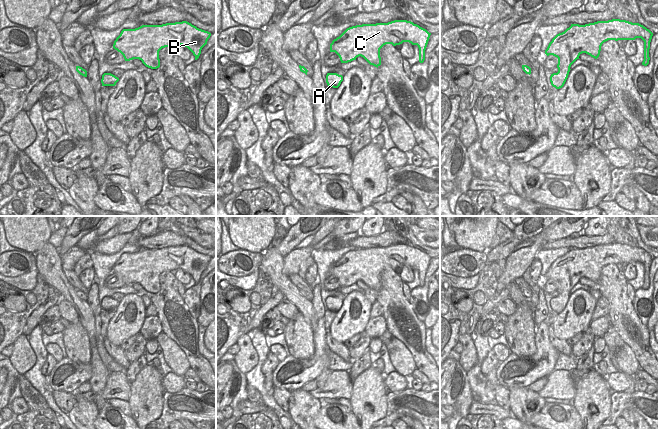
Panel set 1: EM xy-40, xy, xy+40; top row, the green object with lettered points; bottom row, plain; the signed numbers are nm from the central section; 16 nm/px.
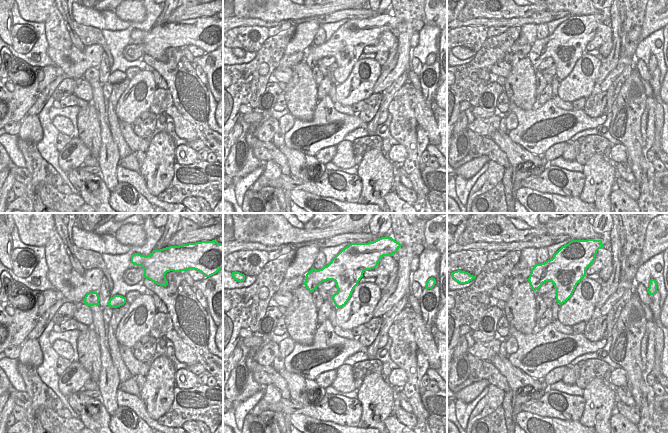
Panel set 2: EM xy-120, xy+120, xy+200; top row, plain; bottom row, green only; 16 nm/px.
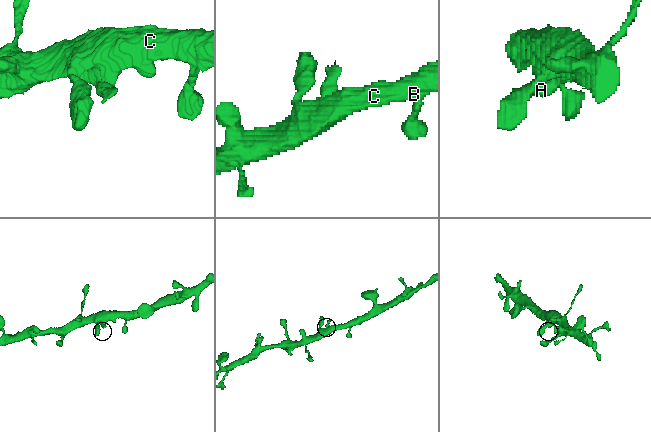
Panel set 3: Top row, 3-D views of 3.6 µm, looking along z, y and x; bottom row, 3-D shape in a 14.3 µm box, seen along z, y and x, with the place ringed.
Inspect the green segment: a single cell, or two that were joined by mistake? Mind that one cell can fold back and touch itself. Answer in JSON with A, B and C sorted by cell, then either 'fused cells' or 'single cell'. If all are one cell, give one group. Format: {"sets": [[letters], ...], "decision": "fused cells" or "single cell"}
{"sets": [["A", "B", "C"]], "decision": "single cell"}

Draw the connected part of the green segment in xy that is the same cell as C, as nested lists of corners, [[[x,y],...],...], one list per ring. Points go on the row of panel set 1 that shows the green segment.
[[[407,20],[388,23],[362,24],[347,28],[330,44],[330,52],[335,52],[341,63],[348,63],[363,57],[370,65],[381,65],[380,49],[386,44],[393,46],[403,42],[417,45],[419,62],[425,60],[425,50],[431,33]]]

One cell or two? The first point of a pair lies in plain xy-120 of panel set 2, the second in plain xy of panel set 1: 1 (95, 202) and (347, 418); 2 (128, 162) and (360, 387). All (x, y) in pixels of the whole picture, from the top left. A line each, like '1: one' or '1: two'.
1: two
2: two

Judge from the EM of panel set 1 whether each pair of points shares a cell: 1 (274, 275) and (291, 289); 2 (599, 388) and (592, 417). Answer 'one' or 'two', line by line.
1: one
2: one

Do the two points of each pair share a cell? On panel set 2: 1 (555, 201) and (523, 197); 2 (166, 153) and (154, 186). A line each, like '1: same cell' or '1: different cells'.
1: same cell
2: same cell

